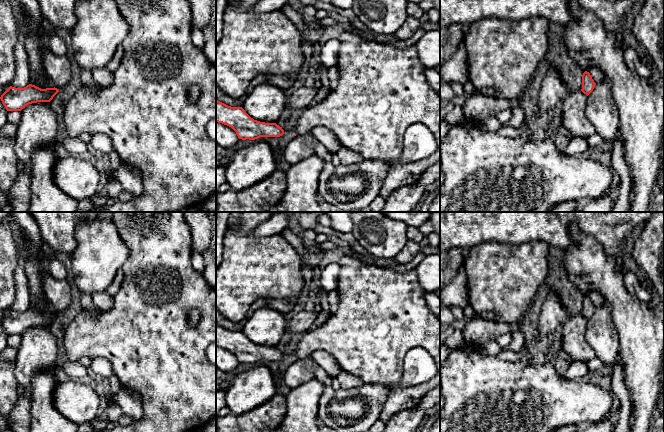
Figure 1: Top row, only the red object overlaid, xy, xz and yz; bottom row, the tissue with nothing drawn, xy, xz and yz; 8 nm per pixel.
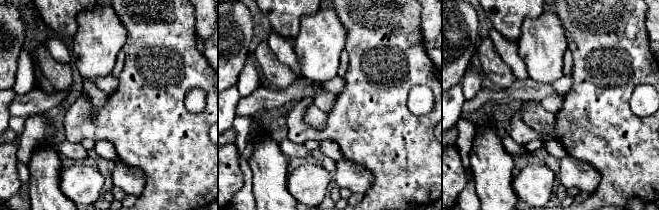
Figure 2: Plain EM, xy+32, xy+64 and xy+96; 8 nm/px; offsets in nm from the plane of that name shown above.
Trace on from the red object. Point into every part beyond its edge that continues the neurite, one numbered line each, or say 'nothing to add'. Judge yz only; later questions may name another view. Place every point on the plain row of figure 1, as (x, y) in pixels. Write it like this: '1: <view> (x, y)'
nothing to add

